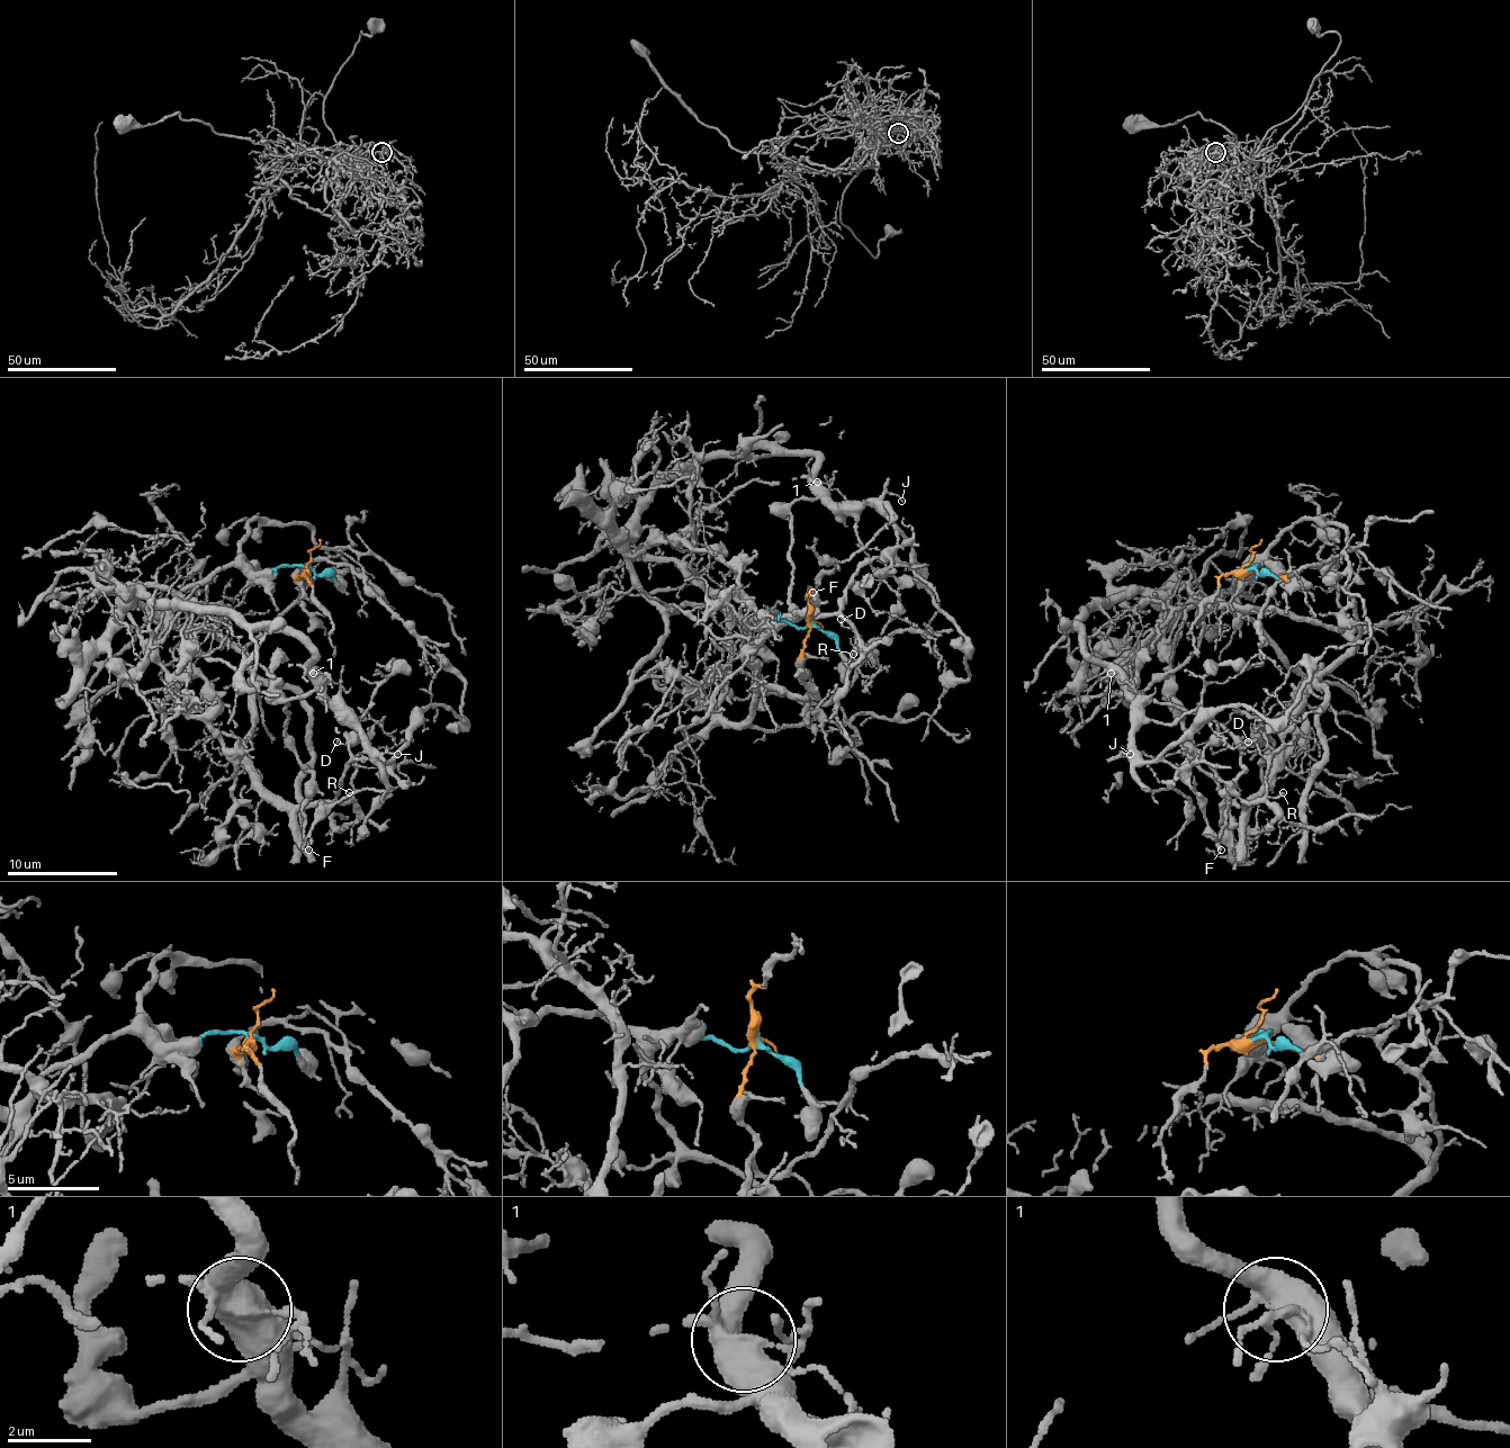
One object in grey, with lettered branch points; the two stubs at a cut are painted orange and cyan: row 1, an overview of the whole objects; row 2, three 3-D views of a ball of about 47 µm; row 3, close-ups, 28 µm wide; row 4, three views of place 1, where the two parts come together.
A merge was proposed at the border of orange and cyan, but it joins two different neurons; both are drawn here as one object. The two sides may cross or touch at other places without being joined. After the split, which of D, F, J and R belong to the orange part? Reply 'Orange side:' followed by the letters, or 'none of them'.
Orange side: D, R

